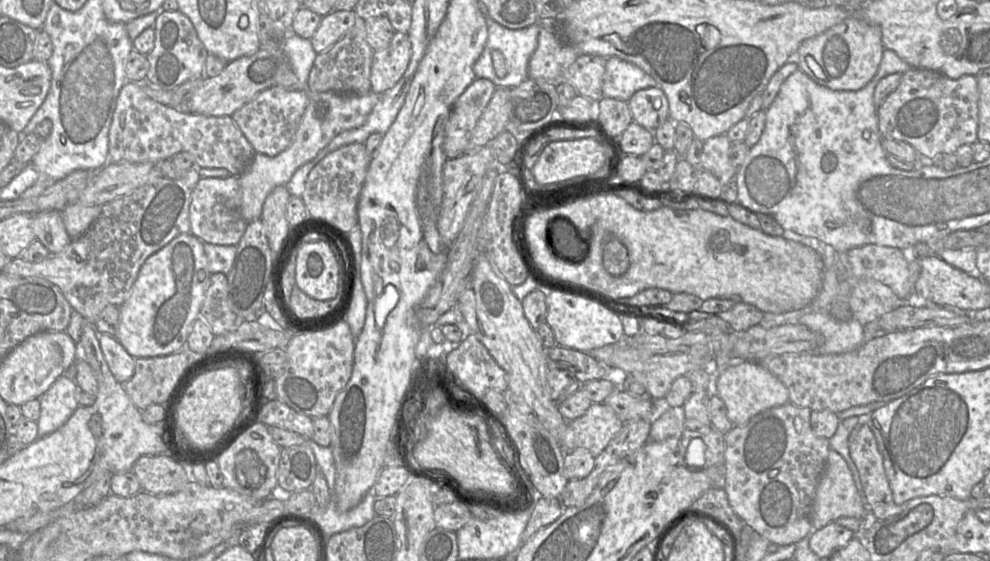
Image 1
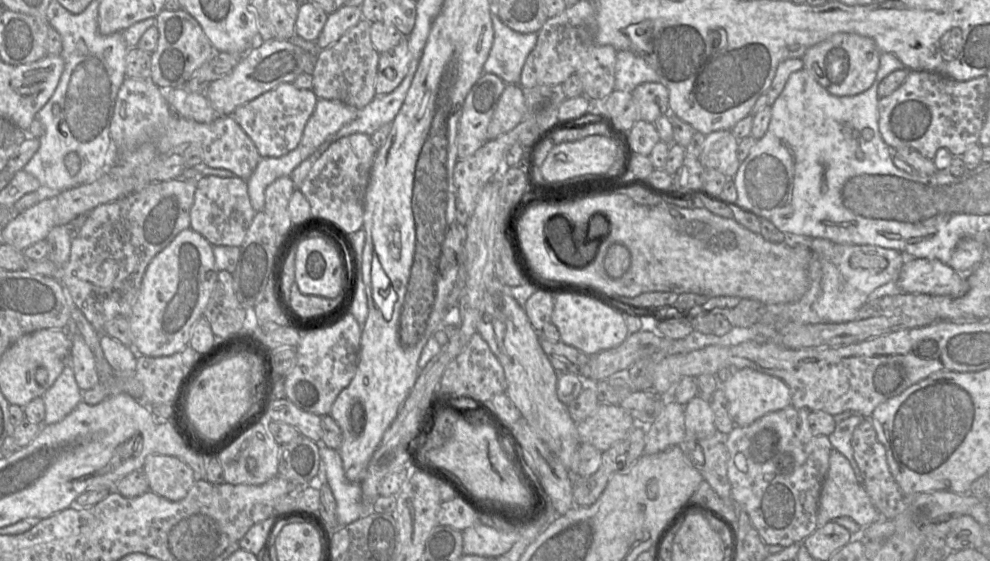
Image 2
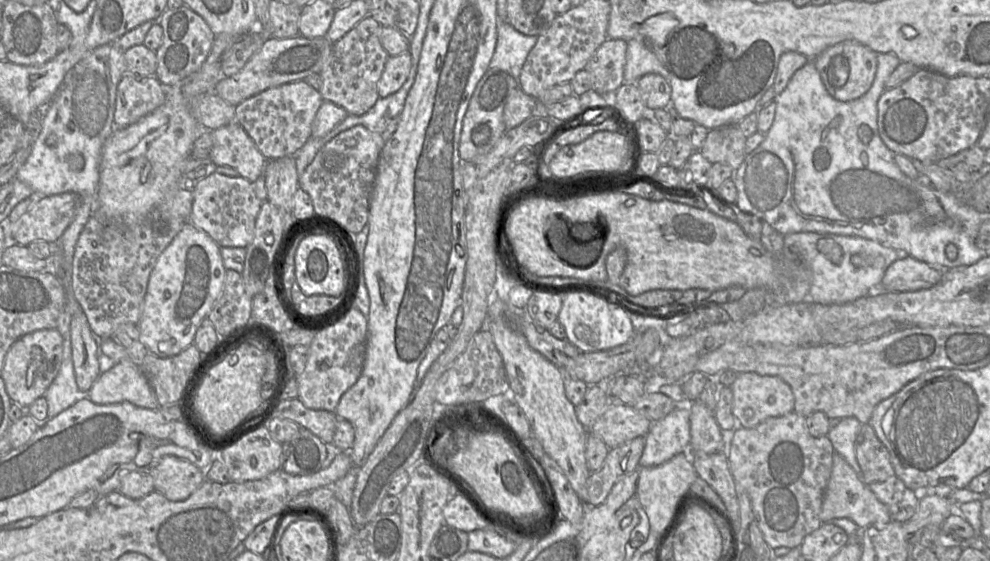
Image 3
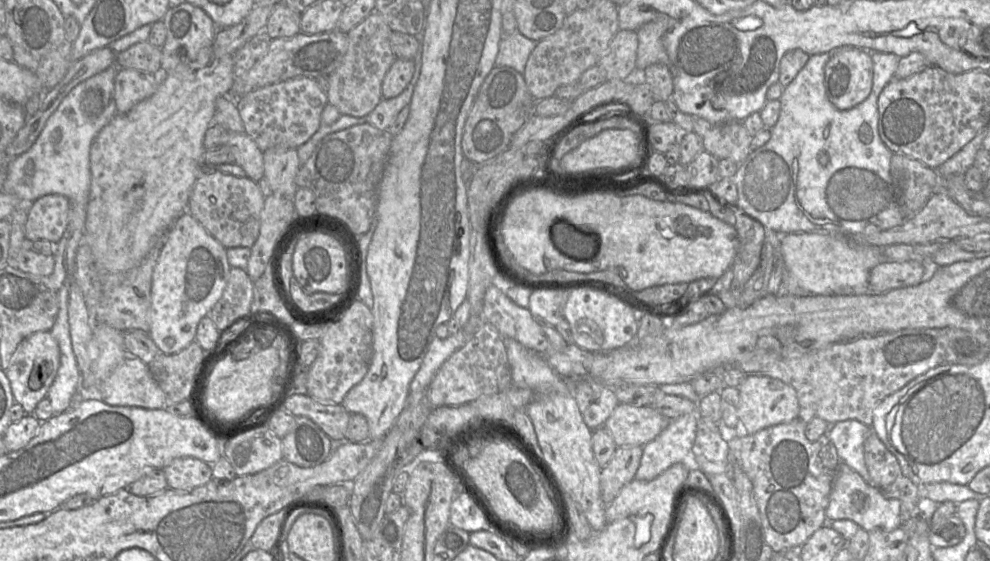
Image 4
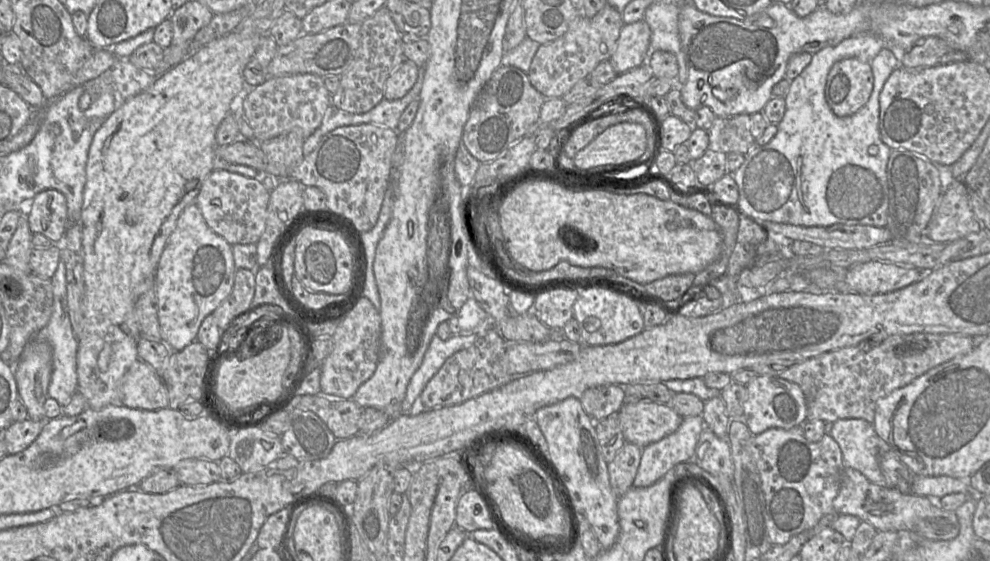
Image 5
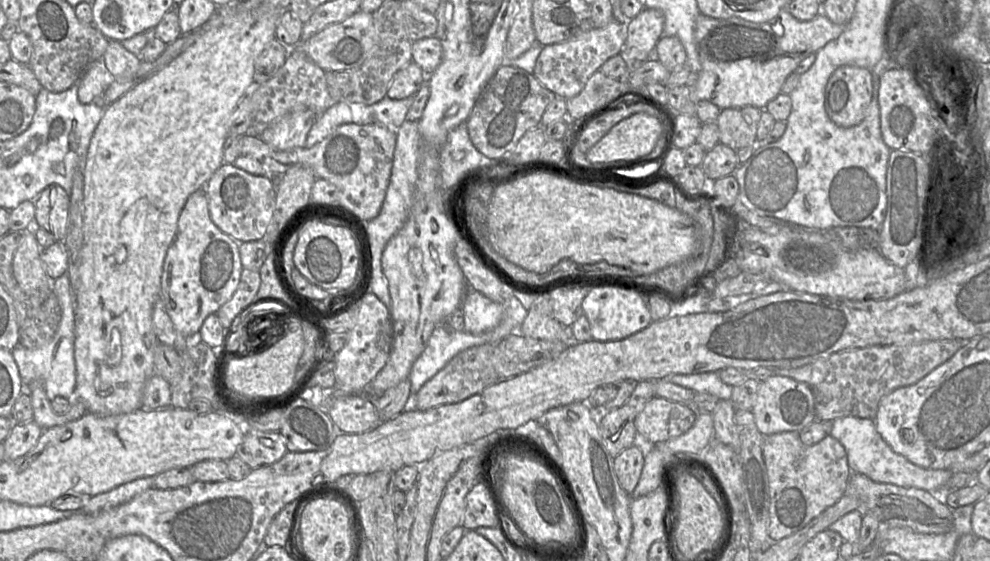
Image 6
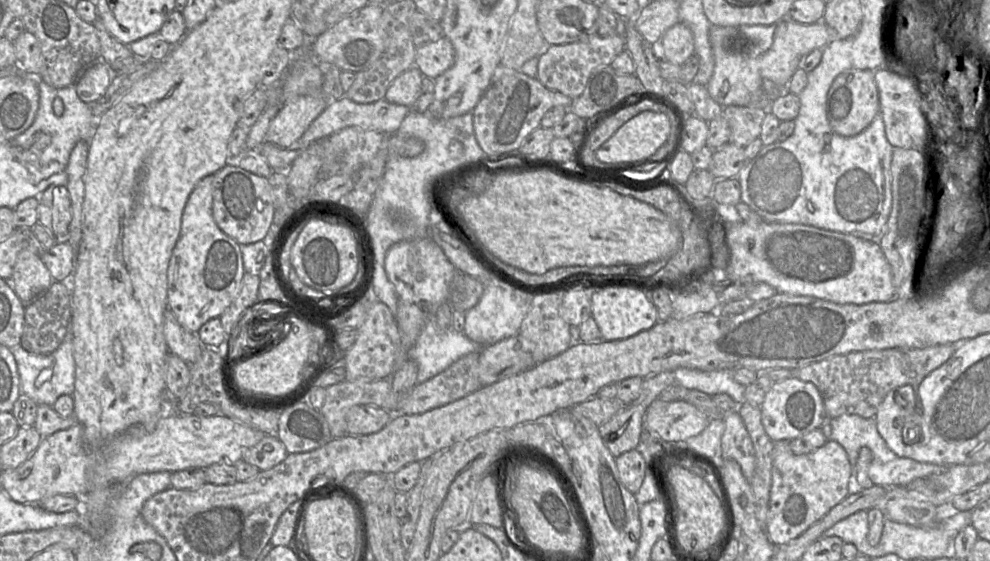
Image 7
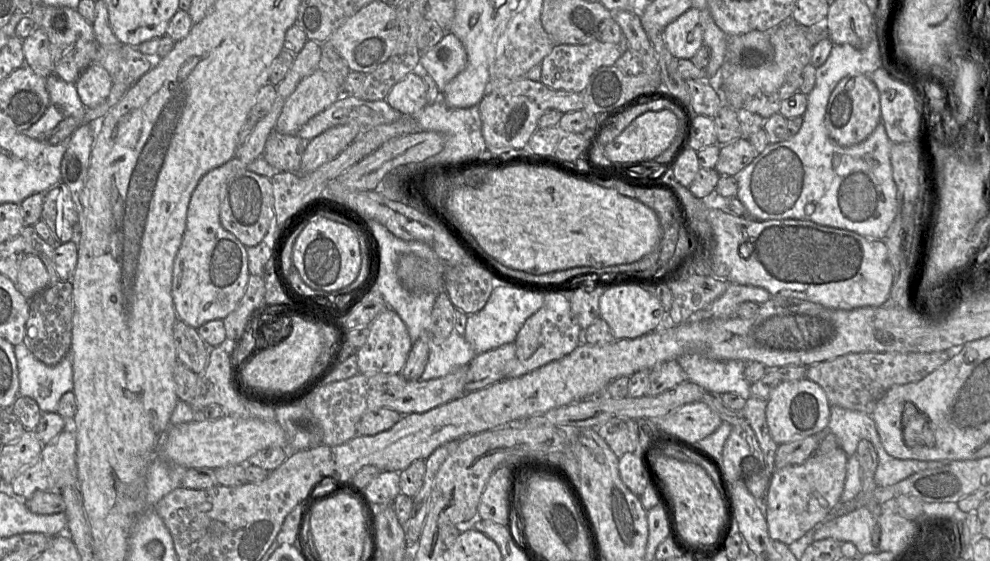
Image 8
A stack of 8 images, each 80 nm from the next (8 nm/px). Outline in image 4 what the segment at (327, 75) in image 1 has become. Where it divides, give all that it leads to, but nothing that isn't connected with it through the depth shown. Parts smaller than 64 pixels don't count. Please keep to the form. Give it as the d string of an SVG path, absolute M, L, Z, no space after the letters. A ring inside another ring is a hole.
M373 12L347 33L348 49L341 65L328 75L328 103L342 115L364 117L372 112L382 98L382 82L396 60L390 44L393 31L383 17Z

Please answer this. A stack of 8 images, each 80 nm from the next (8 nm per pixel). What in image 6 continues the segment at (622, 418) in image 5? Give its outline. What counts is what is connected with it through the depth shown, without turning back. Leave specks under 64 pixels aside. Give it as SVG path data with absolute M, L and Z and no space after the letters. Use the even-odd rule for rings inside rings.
M653 397L634 420L638 441L655 444L680 436L693 426L696 417L685 404Z

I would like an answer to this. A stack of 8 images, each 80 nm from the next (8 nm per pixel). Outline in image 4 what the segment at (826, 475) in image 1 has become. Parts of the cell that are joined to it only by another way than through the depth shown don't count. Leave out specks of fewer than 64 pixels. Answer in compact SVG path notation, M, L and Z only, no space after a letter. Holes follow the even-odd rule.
M840 461L825 512L827 521L850 519L868 532L891 531L900 527L900 507L901 503L898 499L885 497L878 488Z

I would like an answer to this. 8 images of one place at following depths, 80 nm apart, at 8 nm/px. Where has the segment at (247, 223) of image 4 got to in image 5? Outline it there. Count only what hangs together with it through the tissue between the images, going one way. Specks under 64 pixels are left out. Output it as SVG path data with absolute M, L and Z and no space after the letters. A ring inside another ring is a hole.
M214 169L204 180L195 203L207 225L230 245L235 245L256 244L259 241L266 227L269 200L270 191L259 179Z

